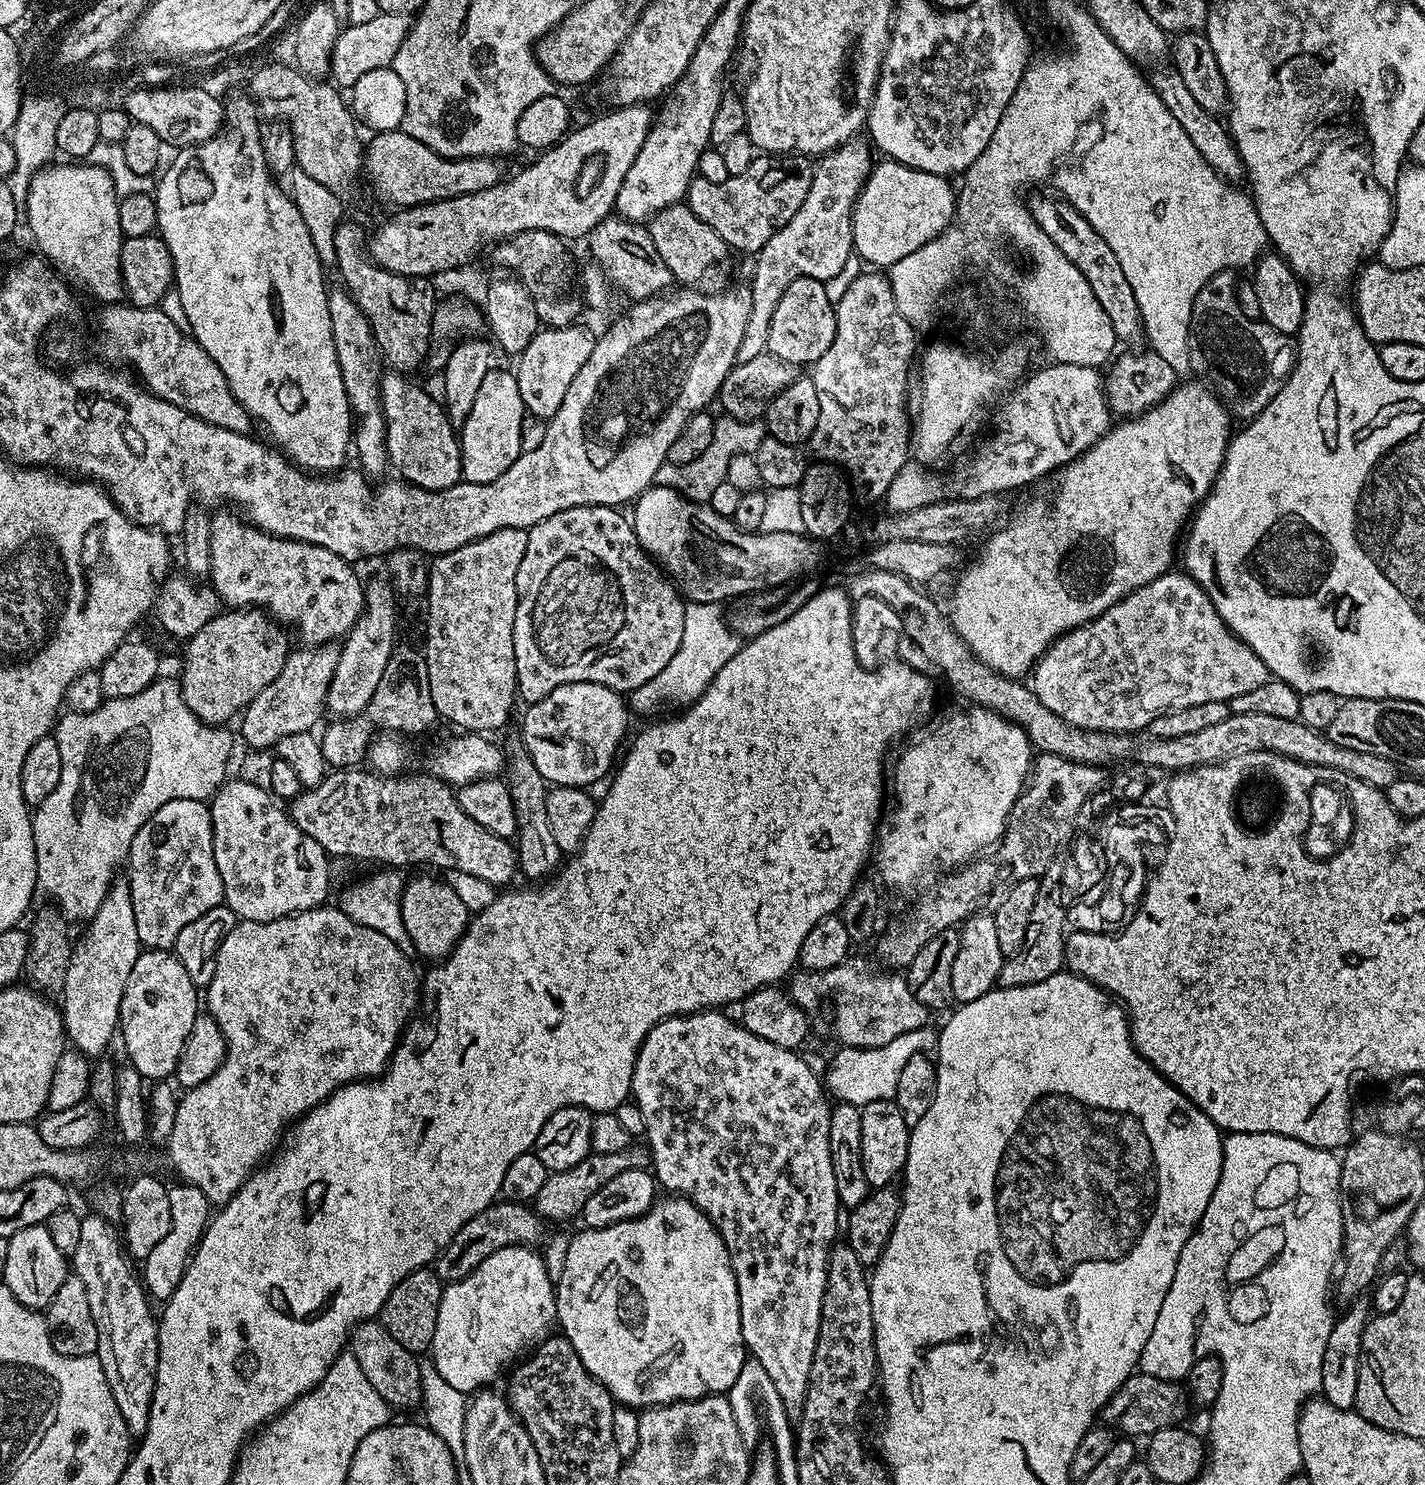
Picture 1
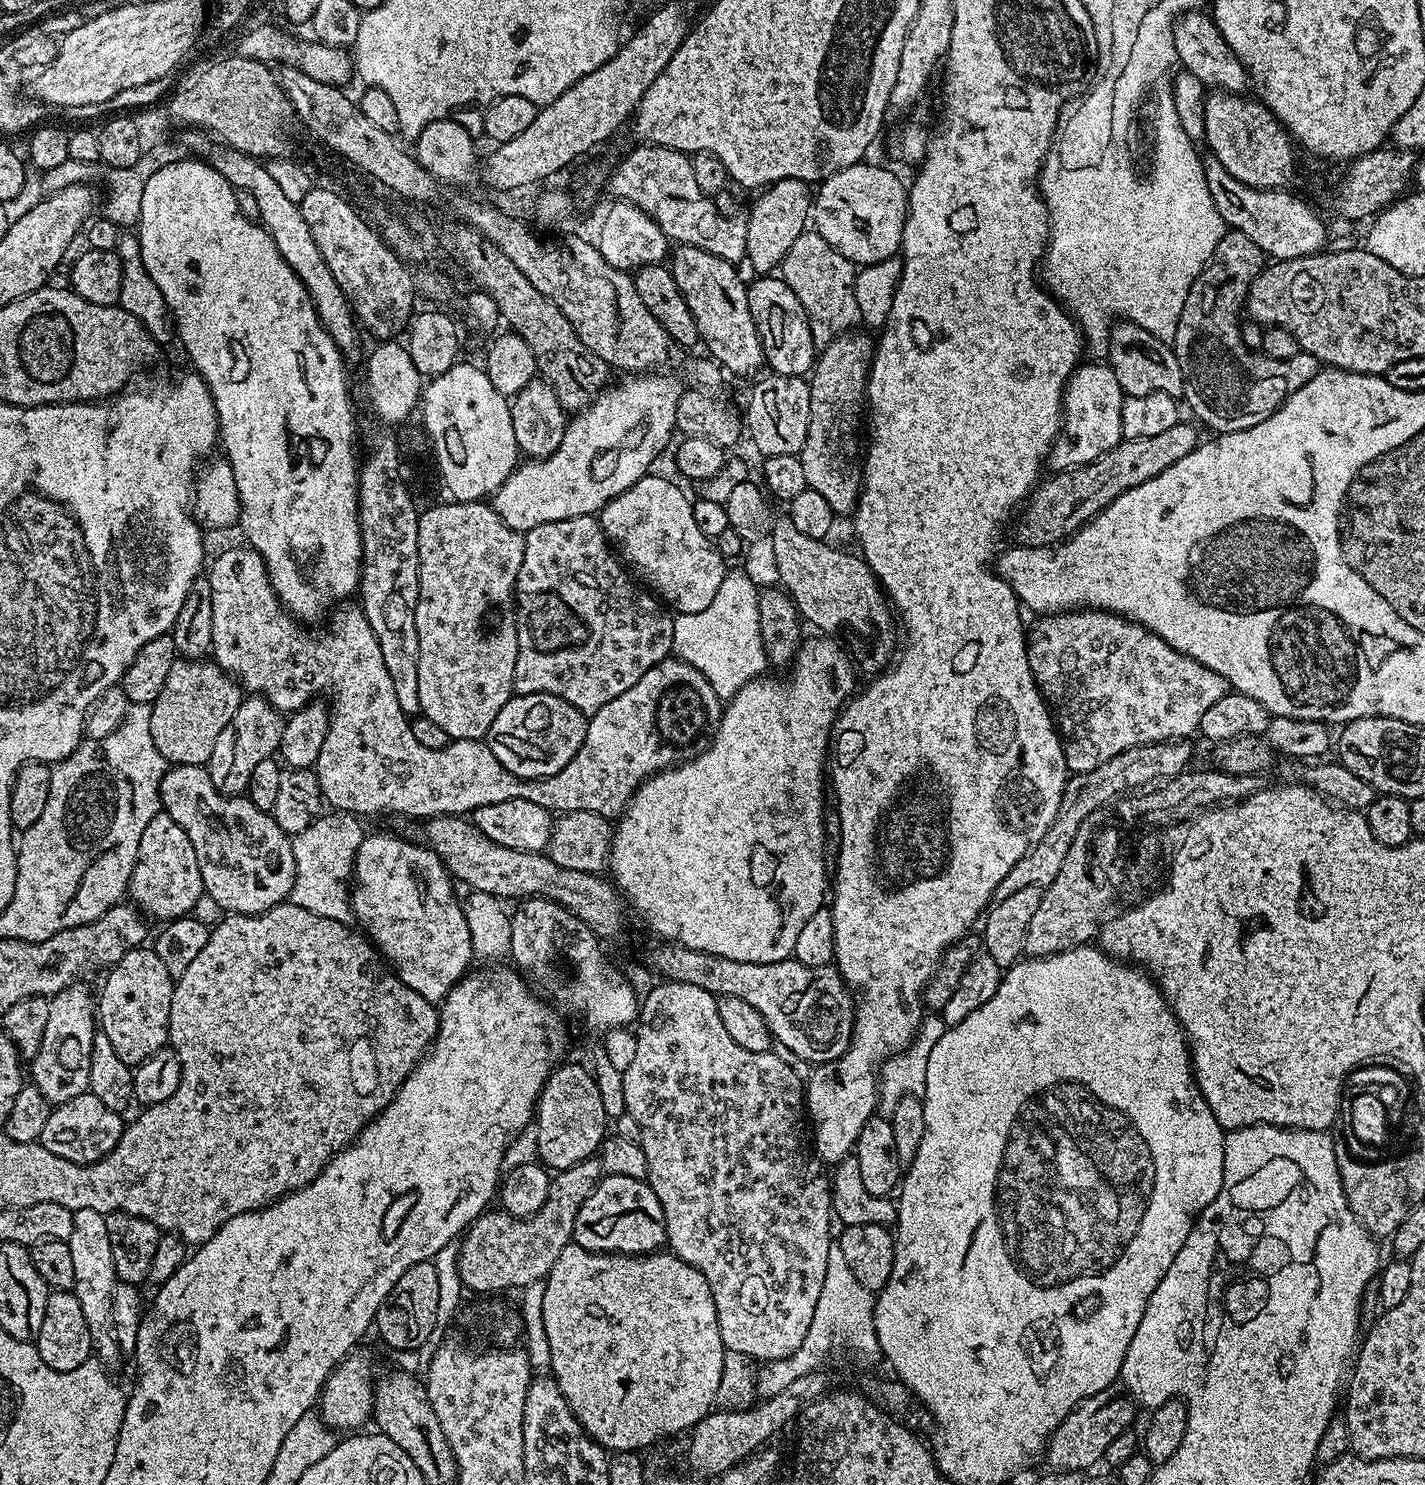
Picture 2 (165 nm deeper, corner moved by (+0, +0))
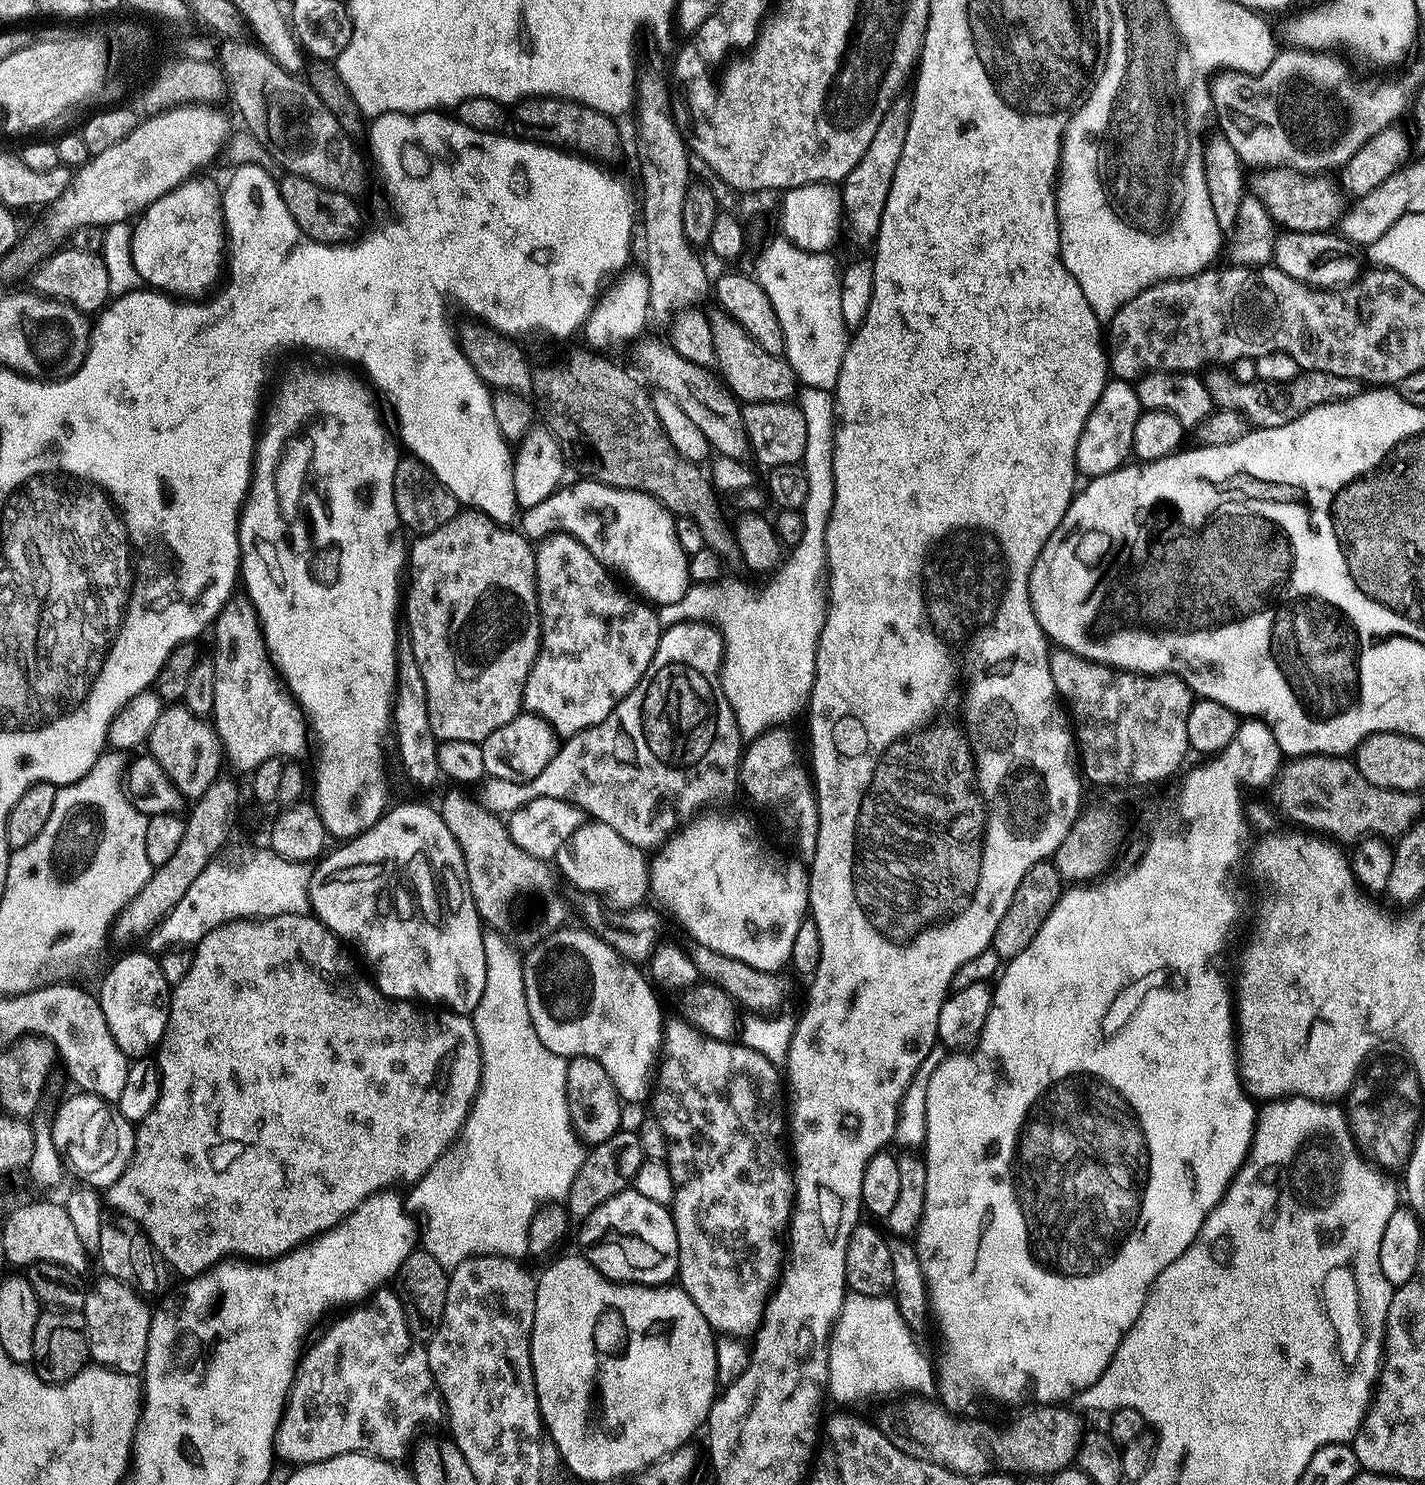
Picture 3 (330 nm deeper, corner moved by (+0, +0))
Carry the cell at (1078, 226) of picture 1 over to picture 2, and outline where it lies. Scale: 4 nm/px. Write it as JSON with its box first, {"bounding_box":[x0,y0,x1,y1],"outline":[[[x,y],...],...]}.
{"bounding_box":[1106,322,1186,398],"outline":[[[1120,322],[1111,329],[1106,360],[1111,364],[1125,397],[1145,396],[1155,392],[1165,392],[1177,398],[1185,395],[1186,381],[1175,348],[1171,343],[1150,334],[1150,330],[1141,324]]]}

